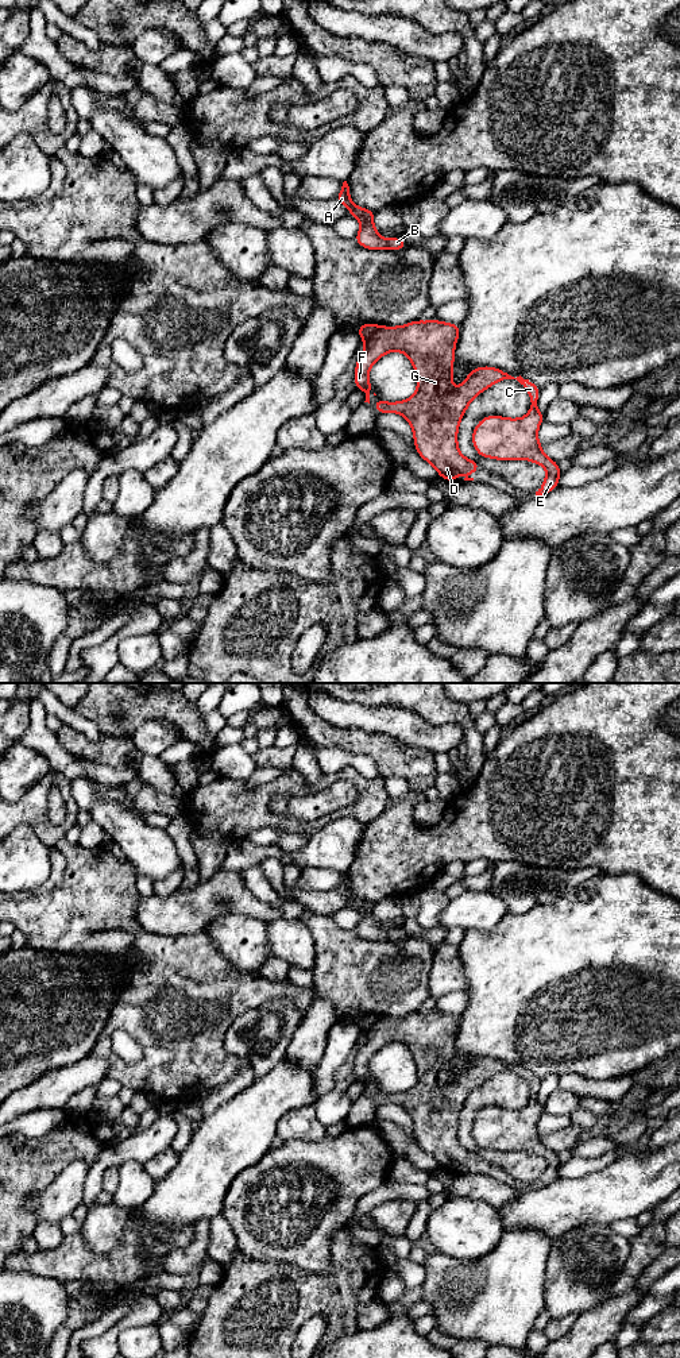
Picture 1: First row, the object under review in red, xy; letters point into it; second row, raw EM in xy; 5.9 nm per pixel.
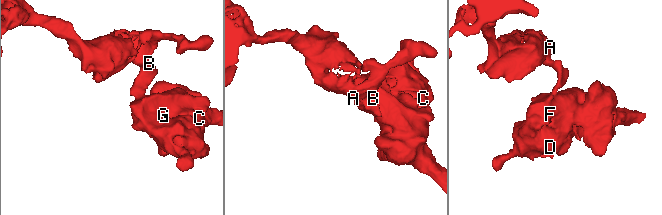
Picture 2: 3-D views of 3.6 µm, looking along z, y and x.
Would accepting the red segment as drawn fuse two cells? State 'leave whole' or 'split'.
split

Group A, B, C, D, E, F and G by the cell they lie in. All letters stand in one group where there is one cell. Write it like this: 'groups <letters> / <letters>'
groups A B / C D E F G

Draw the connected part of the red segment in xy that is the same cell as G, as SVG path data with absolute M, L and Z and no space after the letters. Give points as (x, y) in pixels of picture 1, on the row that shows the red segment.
M438 320L412 321L401 327L382 327L364 340L364 351L355 367L355 387L366 391L370 404L372 391L368 371L385 354L399 351L409 356L417 375L417 391L405 401L378 400L378 413L399 413L407 418L414 435L418 455L429 462L438 477L455 482L457 474L474 481L468 474L480 466L464 458L457 448L457 428L470 402L483 390L505 379L517 379L530 396L530 410L522 418L506 418L495 414L480 420L472 432L472 444L479 455L513 460L525 459L541 464L546 478L536 495L545 495L559 486L559 463L549 459L538 441L538 427L544 413L537 409L541 389L521 375L514 378L495 367L475 367L467 379L453 390L455 344L460 327Z

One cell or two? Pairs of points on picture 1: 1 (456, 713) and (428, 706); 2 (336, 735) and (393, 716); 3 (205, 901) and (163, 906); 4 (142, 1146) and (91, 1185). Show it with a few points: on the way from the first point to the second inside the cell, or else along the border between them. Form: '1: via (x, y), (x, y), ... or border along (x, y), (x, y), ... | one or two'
1: via (449, 712), (435, 706) | one
2: border along (324, 720), (343, 728), (386, 735) | two
3: via (194, 906), (174, 906) | one
4: via (127, 1150), (116, 1157), (111, 1157), (97, 1171) | one

